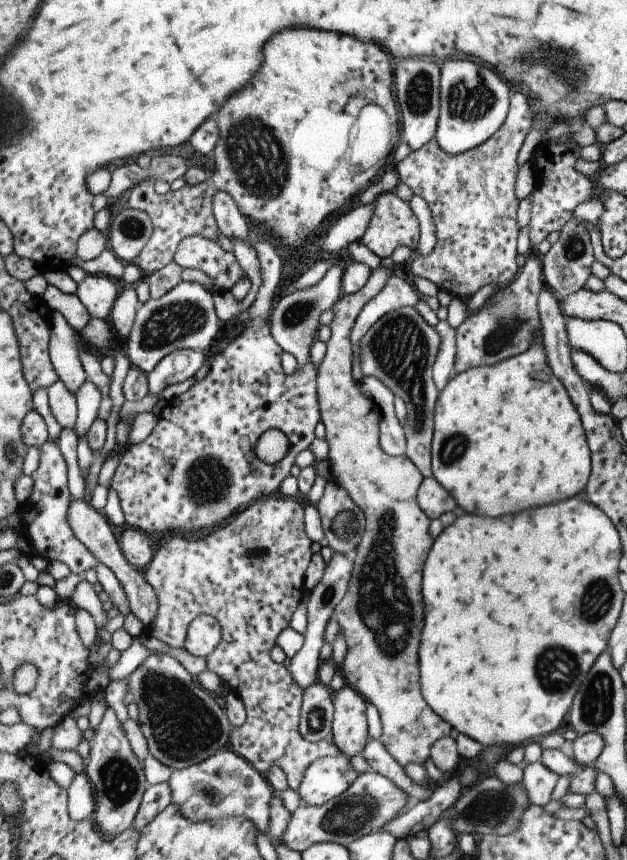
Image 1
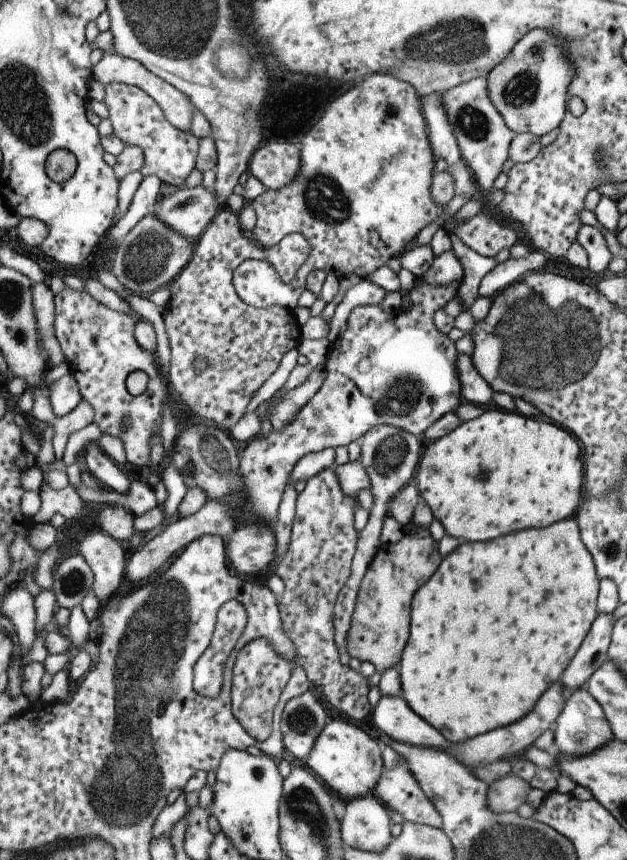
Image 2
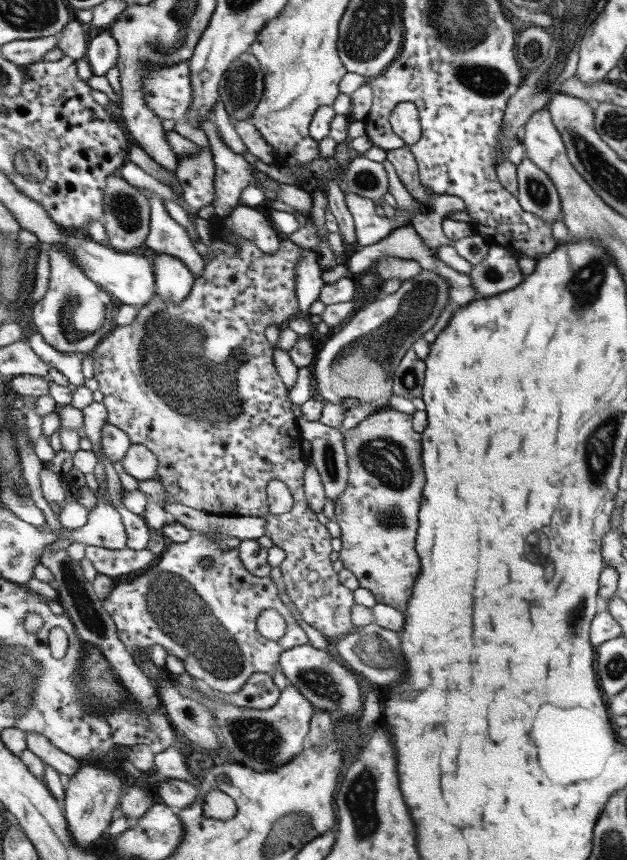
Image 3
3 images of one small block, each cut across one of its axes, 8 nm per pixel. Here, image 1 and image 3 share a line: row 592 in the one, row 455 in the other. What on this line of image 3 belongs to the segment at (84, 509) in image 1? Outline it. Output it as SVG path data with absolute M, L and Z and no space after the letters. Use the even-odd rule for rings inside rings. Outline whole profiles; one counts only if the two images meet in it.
M133 444L125 460L121 462L125 472L139 480L155 480L159 478L159 458L149 446Z

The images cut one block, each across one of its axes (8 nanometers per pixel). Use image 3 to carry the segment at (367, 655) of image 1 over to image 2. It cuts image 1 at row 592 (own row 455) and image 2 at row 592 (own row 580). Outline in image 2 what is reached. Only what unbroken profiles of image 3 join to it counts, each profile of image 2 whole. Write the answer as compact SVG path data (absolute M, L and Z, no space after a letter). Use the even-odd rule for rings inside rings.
M415 524L405 528L405 536L399 542L383 546L375 554L361 582L351 632L347 636L351 658L373 664L379 674L401 666L413 630L413 600L417 598L419 588L425 588L437 570L441 570L441 562L445 562L441 556L441 542L433 540L429 528Z

